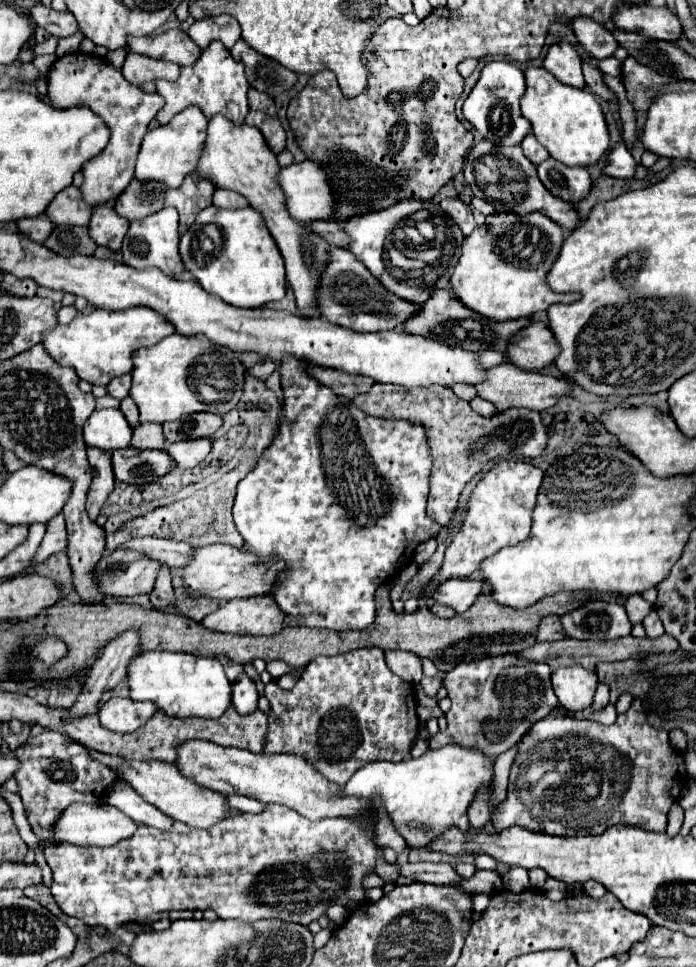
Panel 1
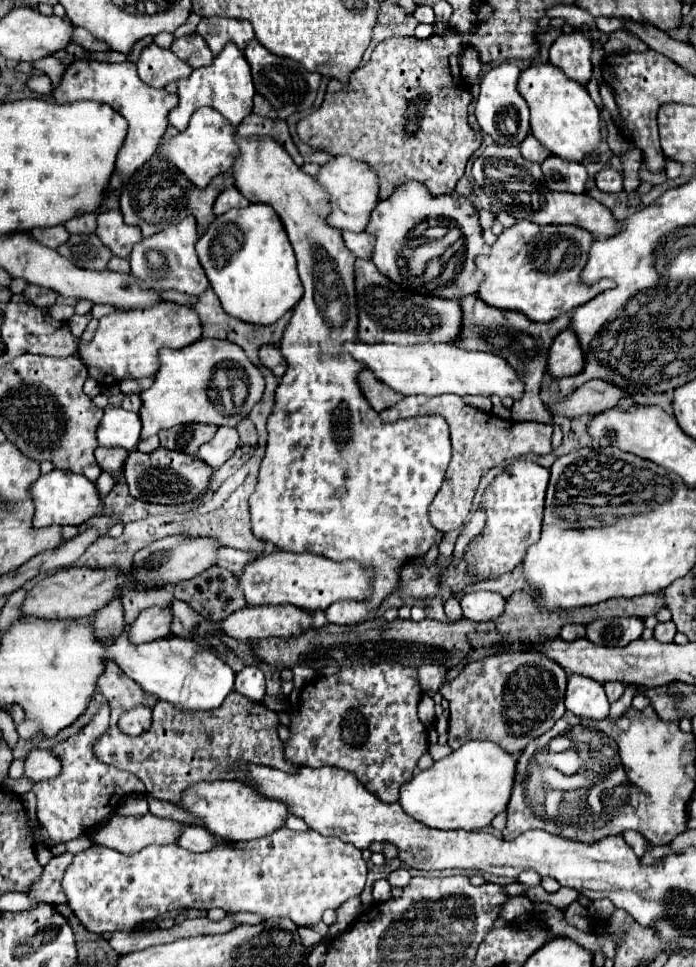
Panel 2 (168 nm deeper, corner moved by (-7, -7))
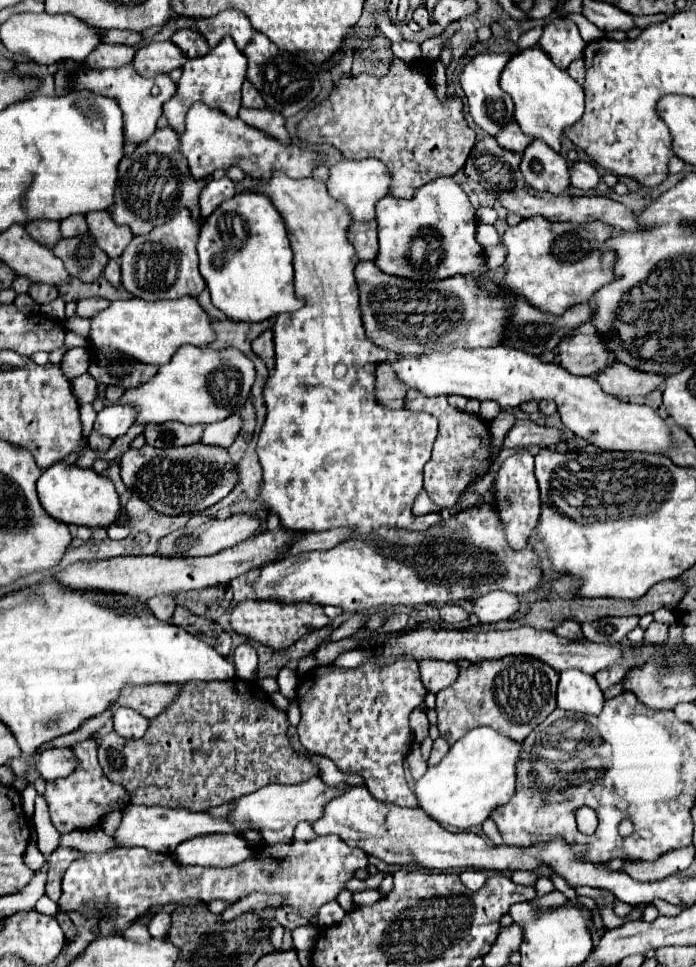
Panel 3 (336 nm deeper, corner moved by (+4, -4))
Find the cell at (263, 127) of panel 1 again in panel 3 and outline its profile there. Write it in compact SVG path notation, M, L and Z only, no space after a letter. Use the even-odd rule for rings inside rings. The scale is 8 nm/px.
M240 108L240 114L238 116L246 124L252 124L254 128L260 128L262 132L274 136L282 144L290 144L286 122L284 122L284 116L280 116L280 112L272 112L270 108L262 108L262 110L256 110L256 108L254 110L252 108Z

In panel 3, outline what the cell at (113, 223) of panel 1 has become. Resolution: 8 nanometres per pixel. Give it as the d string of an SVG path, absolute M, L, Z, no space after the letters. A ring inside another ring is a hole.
M108 210L104 212L90 212L86 214L90 234L96 238L96 244L110 256L110 258L120 258L128 242L134 238L132 230L128 226L118 226L114 224L112 216Z

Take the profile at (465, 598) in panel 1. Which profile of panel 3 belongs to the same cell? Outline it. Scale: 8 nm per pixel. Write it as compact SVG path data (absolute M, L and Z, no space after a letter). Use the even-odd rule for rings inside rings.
M498 590L498 592L488 592L486 596L480 596L478 600L472 602L472 606L480 622L486 624L486 622L514 618L514 614L520 610L520 600L516 598L516 594Z

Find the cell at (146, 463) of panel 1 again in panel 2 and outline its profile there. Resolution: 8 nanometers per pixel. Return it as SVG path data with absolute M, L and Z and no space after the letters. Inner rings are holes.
M159 447L149 455L141 451L131 451L123 465L123 475L129 485L129 493L135 499L149 503L163 503L163 505L175 505L195 499L207 489L211 473L213 473L211 467L207 467L197 457L183 455L181 451L167 451L163 447Z

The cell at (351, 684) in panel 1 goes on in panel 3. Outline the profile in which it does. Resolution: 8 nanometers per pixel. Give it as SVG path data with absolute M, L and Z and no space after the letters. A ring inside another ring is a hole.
M400 658L390 666L378 666L378 664L362 664L360 668L348 670L348 668L314 668L308 672L298 686L298 706L302 712L300 724L298 724L298 736L302 746L312 752L330 758L342 772L354 772L360 774L366 780L366 786L370 794L376 800L392 802L404 808L416 808L416 796L406 784L402 762L410 750L412 744L412 732L408 728L408 716L414 708L422 706L426 696L426 688L420 680L420 670L416 660Z

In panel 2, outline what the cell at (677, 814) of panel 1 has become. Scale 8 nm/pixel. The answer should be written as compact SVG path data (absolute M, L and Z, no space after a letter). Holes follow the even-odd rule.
M629 830L625 831L622 835L626 843L632 847L638 857L642 857L642 855L648 850L649 843L639 832Z

